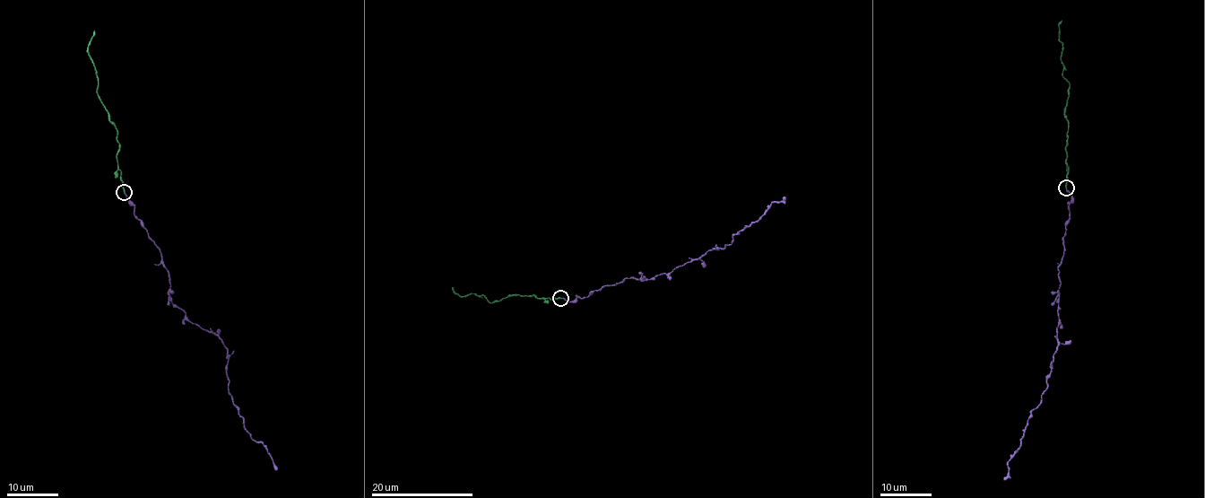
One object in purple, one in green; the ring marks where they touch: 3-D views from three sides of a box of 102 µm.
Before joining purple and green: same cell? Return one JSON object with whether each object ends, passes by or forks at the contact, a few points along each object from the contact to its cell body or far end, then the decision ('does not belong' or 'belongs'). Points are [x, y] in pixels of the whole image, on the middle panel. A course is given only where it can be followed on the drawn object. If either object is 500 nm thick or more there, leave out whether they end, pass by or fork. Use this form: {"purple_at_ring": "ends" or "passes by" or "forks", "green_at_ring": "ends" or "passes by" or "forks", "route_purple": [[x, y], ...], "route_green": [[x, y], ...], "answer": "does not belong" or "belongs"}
{"purple_at_ring": "ends", "green_at_ring": "ends", "route_purple": [[560, 298], [572, 301], [627, 278], [646, 281], [666, 275], [714, 248], [723, 248], [770, 204], [785, 196]], "route_green": [[560, 298], [549, 301], [534, 296], [507, 295], [492, 302], [482, 294], [472, 292], [460, 296], [453, 289]], "answer": "belongs"}

